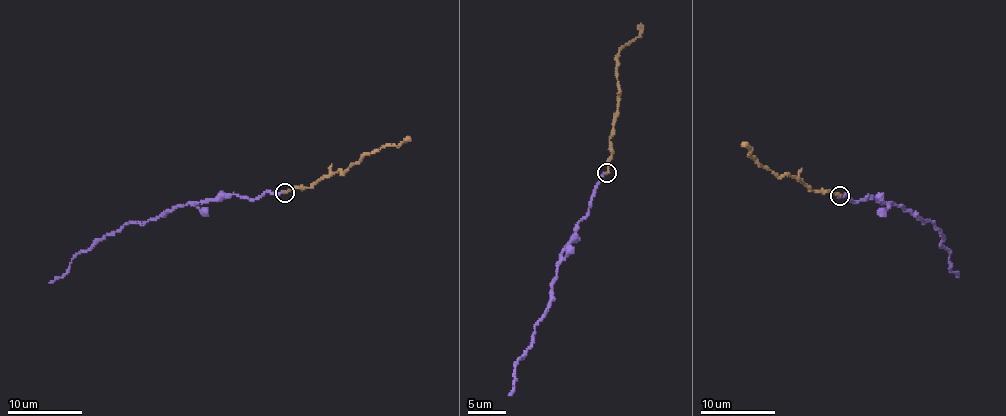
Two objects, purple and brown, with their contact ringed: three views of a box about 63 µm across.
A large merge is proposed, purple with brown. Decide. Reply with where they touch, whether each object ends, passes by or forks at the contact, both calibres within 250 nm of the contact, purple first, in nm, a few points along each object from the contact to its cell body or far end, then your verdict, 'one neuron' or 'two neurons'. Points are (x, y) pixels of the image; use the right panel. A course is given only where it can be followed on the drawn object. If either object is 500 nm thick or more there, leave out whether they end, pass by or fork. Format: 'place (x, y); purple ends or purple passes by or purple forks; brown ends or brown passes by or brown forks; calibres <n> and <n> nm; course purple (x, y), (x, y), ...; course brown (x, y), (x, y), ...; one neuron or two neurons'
place (840, 196); purple ends; brown ends; calibres 200 and 190 nm; course purple (841, 194), (852, 201), (872, 195), (933, 221), (957, 277); course brown (839, 196), (827, 190), (810, 190), (791, 176), (776, 177), (757, 164), (751, 151), (741, 144); one neuron

